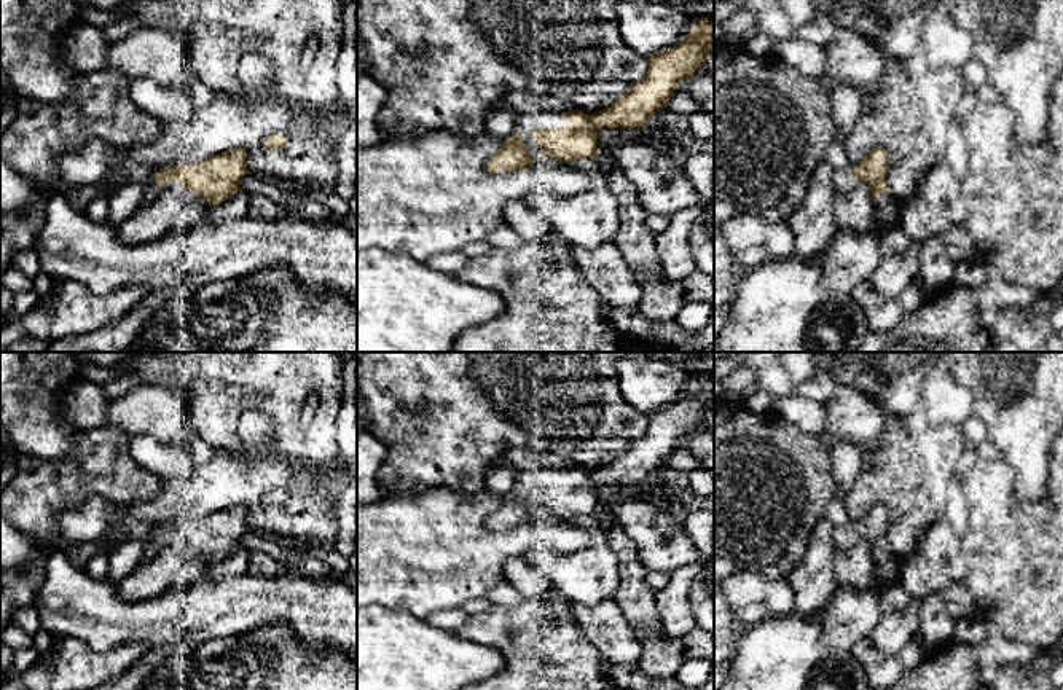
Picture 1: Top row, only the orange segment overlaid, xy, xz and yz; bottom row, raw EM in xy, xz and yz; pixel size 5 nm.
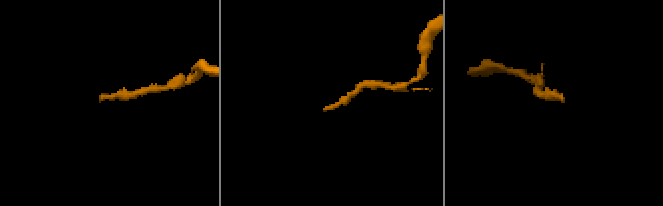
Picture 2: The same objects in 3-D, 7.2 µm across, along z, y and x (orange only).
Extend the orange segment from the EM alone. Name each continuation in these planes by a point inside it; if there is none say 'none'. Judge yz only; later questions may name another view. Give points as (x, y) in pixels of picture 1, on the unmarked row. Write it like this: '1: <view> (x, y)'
1: yz (886, 563)

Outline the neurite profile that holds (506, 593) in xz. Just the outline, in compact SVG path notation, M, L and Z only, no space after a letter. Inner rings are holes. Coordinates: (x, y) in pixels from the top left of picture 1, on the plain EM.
M507 580L486 594L492 604L513 606L523 602L526 598Z

